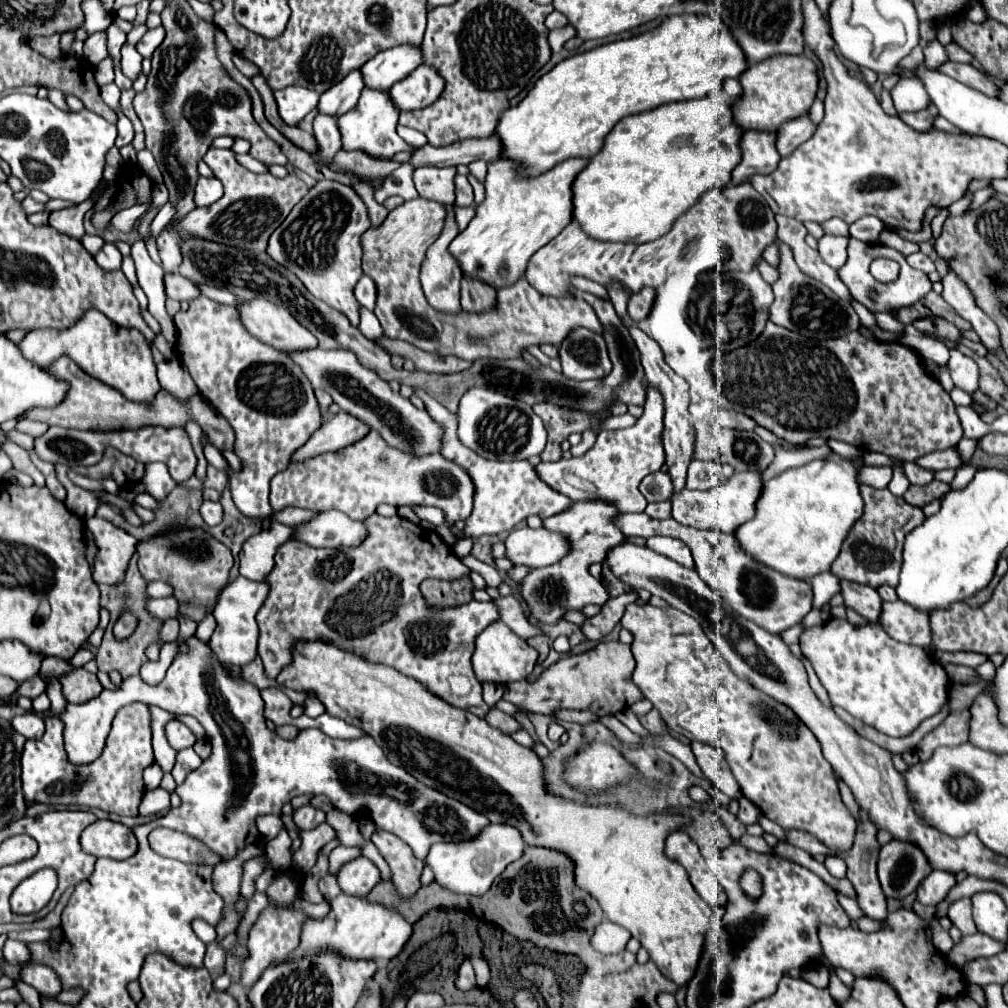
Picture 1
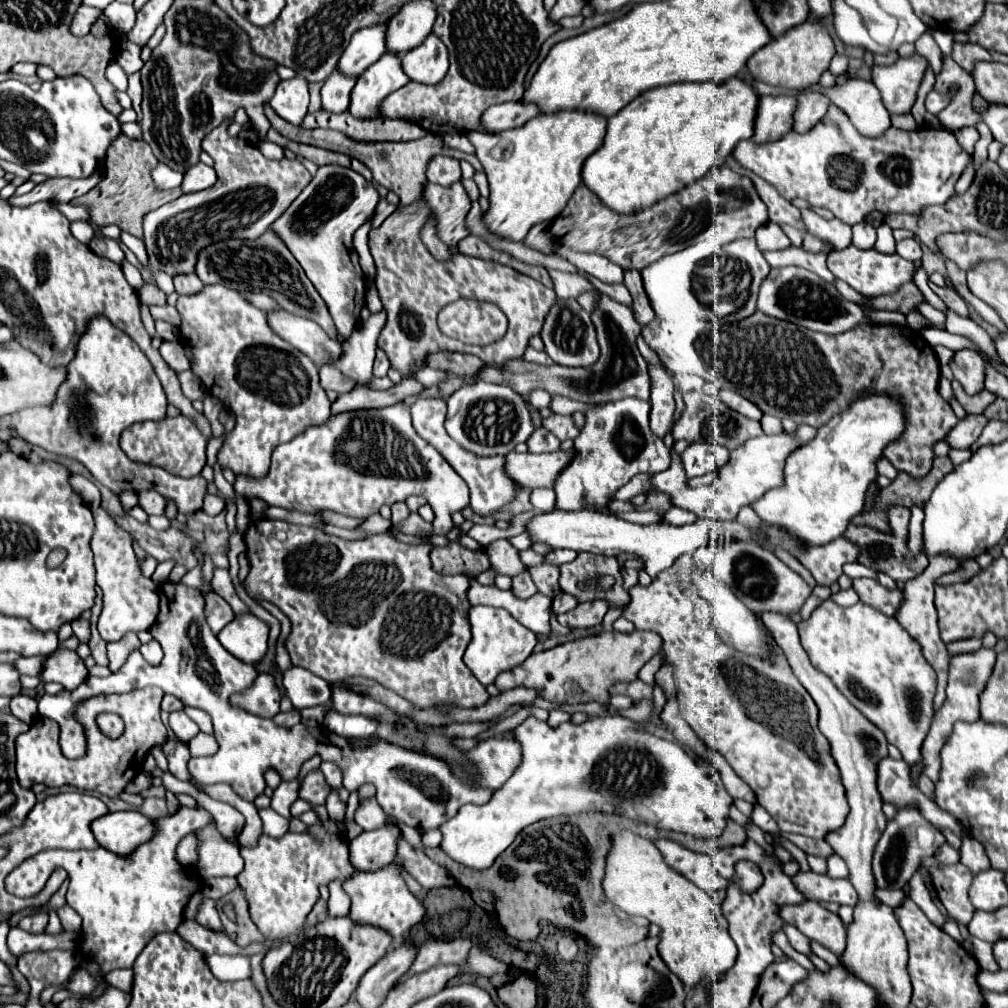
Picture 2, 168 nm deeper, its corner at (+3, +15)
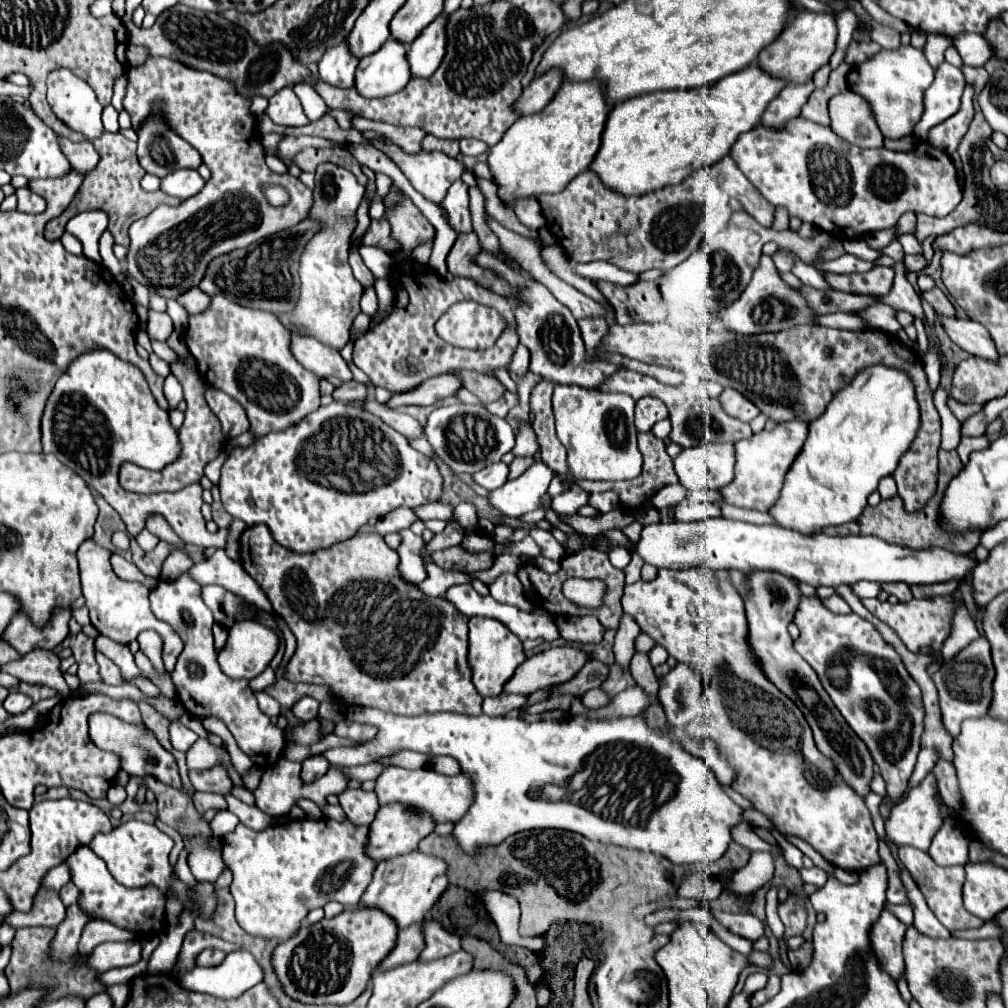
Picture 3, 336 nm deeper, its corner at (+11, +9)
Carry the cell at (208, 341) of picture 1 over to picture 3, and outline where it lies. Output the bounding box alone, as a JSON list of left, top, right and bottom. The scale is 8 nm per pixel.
[185,295,319,441]

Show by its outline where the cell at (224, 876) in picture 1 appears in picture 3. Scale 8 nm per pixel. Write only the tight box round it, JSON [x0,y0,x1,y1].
[197,951,225,967]

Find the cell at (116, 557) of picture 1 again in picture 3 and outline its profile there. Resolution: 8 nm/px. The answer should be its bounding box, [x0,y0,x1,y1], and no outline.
[77,537,183,671]

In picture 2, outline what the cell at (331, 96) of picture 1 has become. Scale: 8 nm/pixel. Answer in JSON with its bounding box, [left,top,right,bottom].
[341,23,387,77]

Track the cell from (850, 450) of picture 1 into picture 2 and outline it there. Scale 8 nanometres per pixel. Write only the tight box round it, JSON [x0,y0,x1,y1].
[651,425,817,521]

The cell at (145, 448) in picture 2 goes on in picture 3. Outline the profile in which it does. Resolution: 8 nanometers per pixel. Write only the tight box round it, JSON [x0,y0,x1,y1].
[119,359,225,493]

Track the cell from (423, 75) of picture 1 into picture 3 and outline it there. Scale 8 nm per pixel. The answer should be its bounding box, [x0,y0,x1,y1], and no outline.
[407,13,447,79]

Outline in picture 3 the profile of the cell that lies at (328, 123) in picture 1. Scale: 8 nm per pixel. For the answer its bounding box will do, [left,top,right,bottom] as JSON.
[319,43,359,89]

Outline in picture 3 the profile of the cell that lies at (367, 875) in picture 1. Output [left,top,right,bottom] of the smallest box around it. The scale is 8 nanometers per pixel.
[365,803,435,863]

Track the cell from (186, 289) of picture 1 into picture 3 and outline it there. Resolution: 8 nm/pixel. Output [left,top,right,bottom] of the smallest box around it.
[177,287,209,313]

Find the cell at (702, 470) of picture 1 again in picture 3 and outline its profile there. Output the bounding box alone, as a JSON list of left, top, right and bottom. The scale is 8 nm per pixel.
[675,443,735,491]

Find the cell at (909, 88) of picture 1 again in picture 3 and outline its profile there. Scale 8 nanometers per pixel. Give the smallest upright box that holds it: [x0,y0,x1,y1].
[847,45,935,139]

